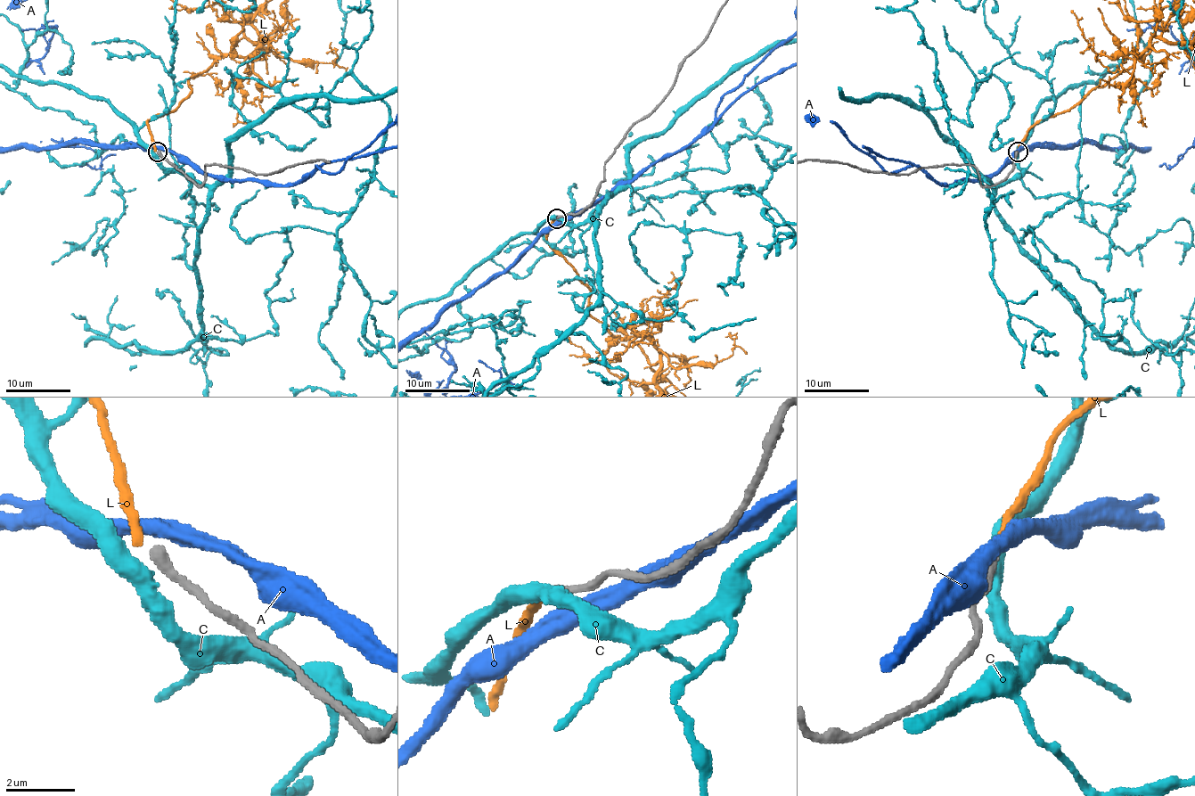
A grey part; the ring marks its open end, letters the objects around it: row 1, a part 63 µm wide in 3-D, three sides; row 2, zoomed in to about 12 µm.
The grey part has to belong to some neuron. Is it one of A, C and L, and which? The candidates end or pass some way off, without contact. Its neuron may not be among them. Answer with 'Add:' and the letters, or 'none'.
Add: L

